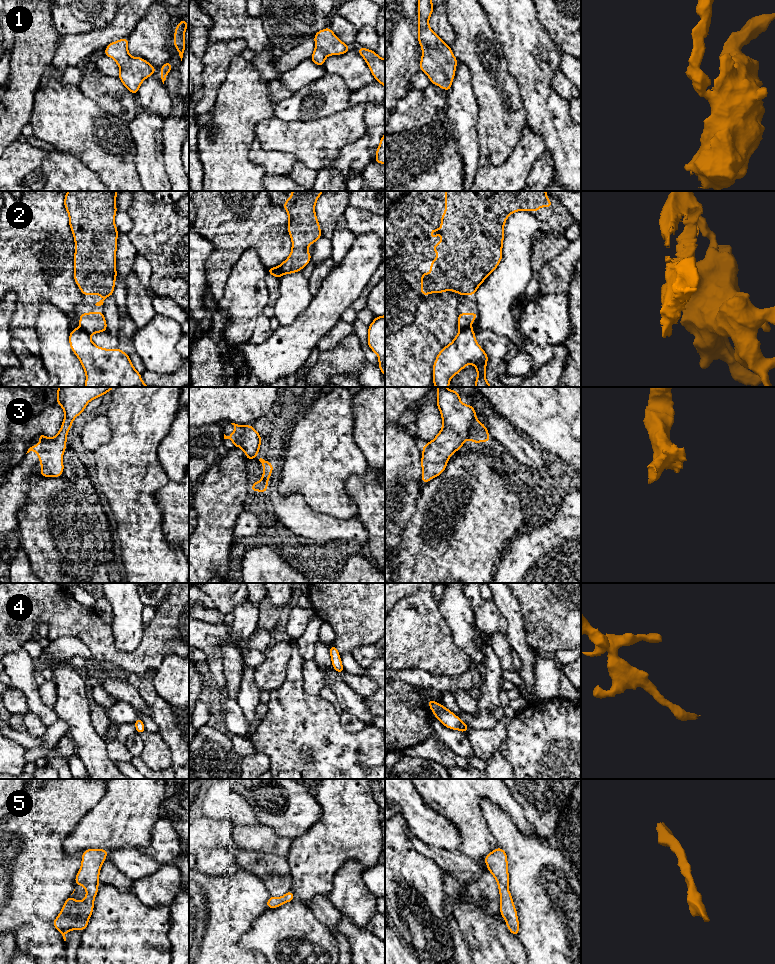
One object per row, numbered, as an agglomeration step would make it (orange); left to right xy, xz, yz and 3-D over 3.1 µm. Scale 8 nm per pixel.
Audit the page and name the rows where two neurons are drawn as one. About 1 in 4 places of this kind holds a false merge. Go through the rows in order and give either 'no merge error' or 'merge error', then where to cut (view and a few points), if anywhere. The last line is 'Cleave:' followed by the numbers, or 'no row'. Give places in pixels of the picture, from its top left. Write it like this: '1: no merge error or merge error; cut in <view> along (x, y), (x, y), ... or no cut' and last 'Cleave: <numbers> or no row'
1: no merge error; no cut
2: merge error; cut in xy along (80, 326), (90, 335)
3: no merge error; no cut
4: no merge error; no cut
5: no merge error; no cut
Cleave: 2

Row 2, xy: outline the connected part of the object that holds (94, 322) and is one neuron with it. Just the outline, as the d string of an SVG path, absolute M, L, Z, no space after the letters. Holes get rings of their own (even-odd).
M103 312L81 313L79 321L80 327L90 335L107 331L106 319Z

